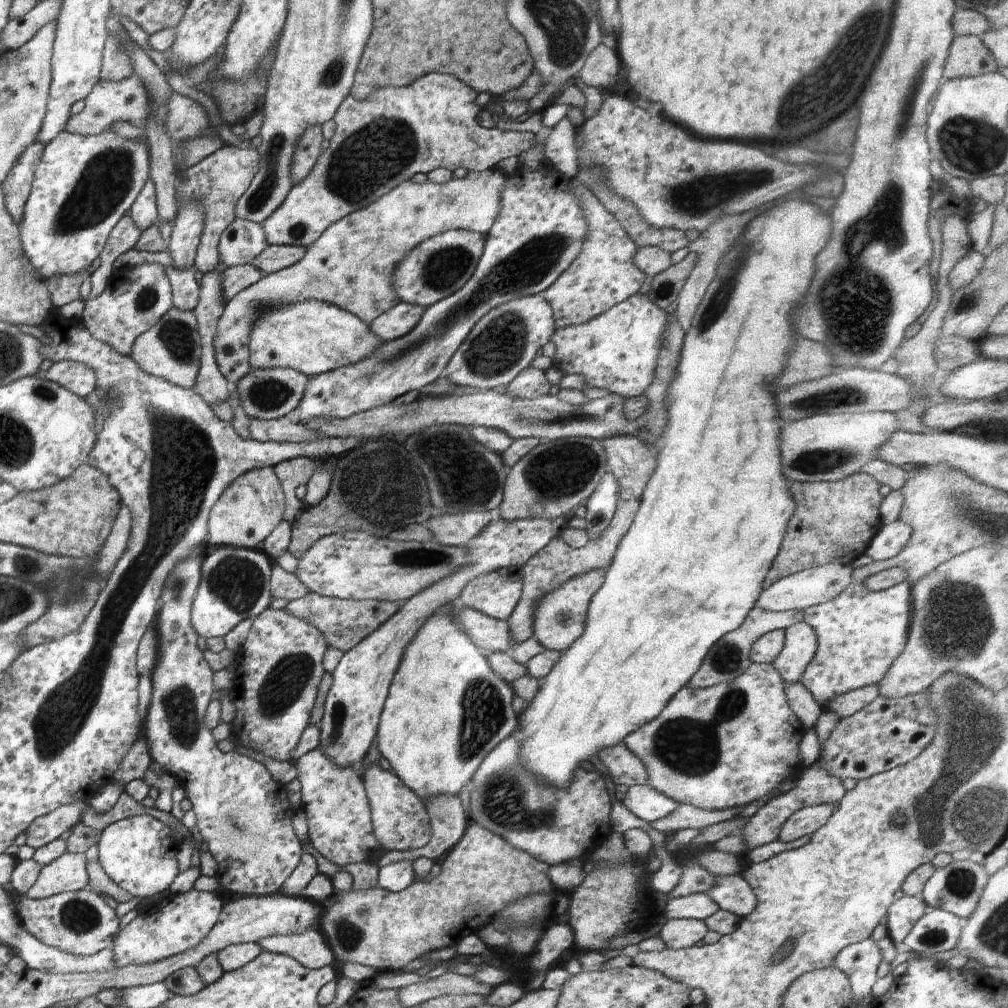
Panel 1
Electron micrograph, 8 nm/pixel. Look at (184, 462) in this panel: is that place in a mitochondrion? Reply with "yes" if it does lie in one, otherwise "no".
yes

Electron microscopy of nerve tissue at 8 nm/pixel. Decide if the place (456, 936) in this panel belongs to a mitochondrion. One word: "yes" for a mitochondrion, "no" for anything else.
no

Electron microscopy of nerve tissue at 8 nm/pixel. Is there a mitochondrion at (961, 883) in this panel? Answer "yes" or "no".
yes

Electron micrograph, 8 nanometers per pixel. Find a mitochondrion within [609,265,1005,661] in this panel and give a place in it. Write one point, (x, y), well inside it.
(952, 611)

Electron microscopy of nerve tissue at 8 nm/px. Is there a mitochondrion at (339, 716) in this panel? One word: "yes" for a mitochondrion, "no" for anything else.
yes

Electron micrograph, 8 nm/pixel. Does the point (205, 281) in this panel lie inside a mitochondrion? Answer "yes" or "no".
no

